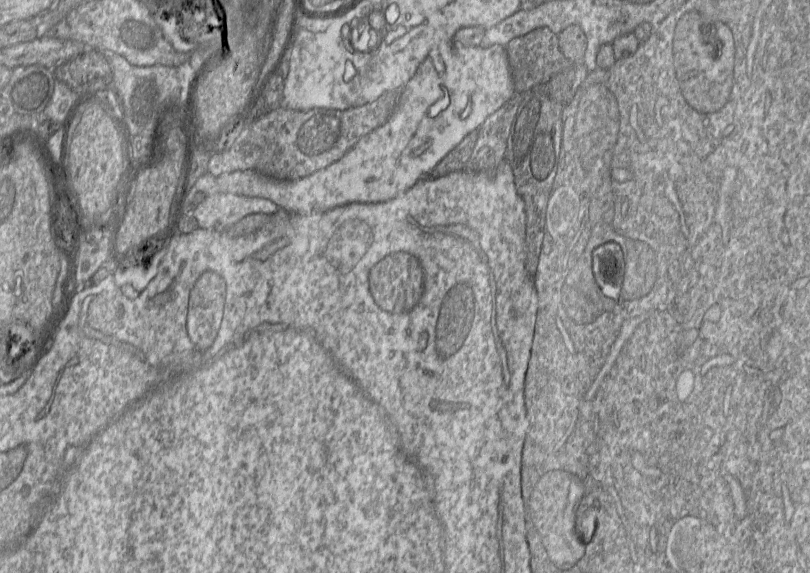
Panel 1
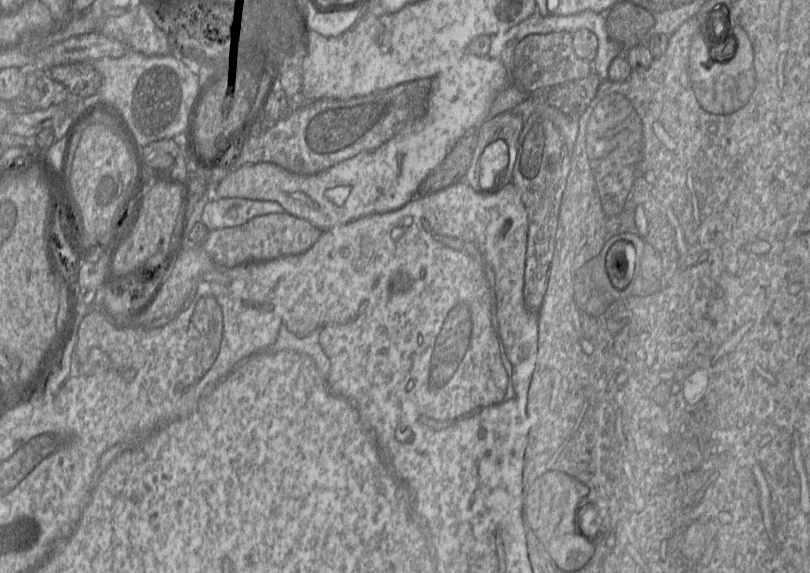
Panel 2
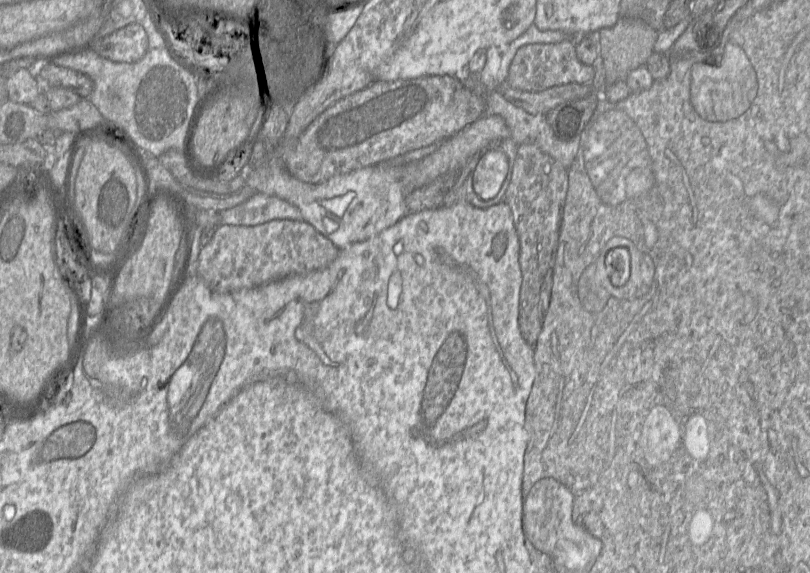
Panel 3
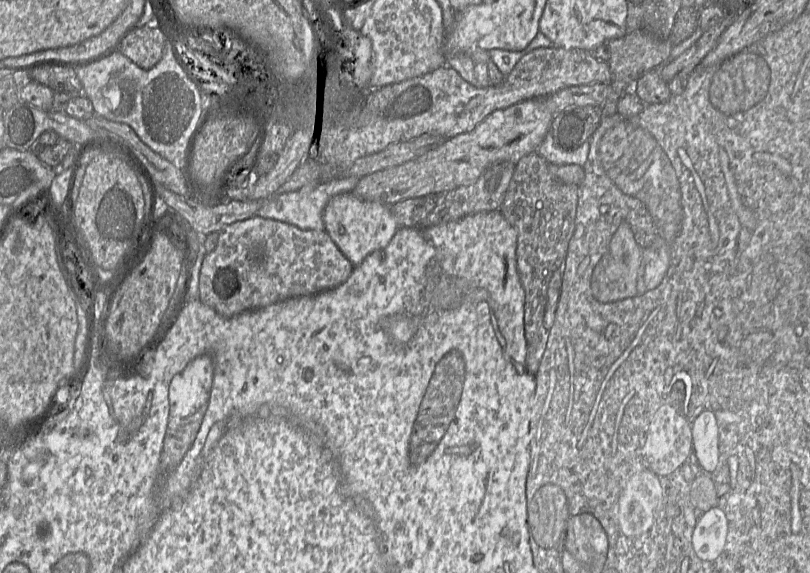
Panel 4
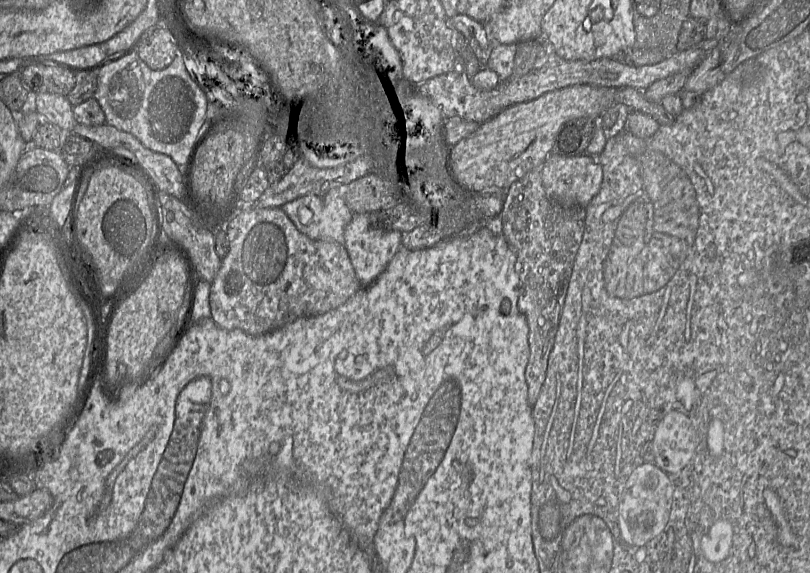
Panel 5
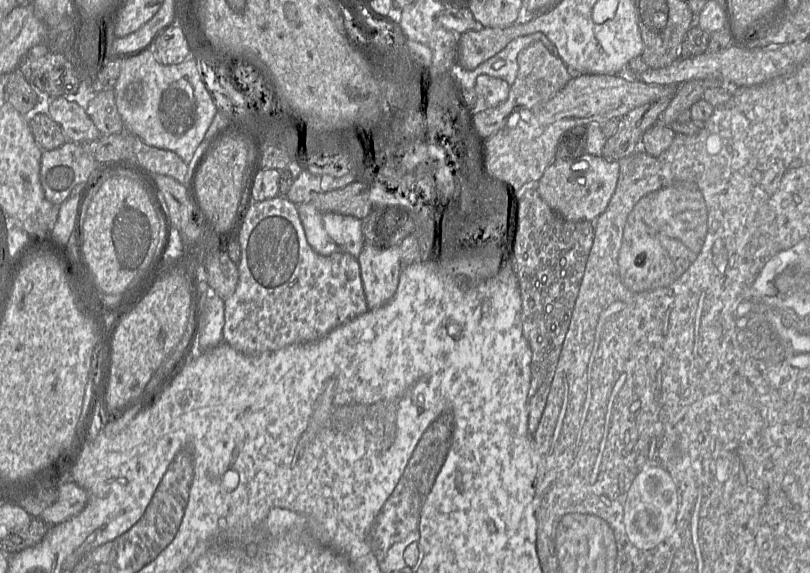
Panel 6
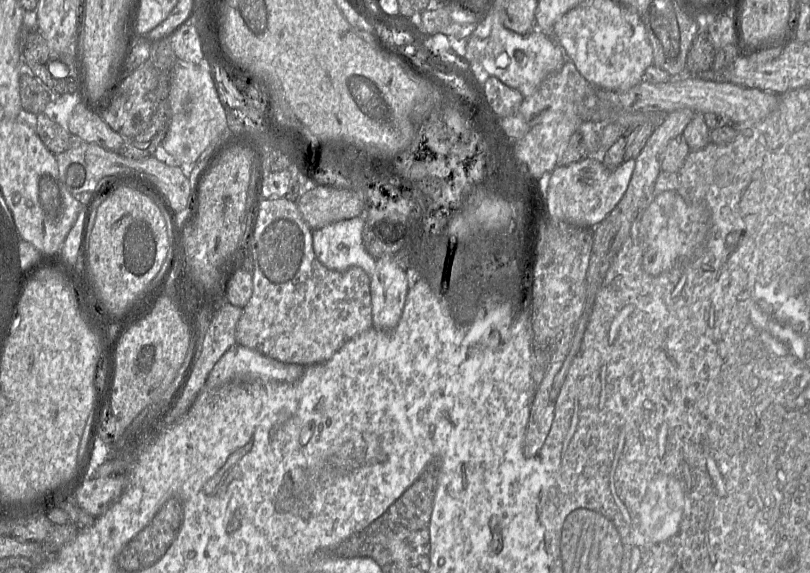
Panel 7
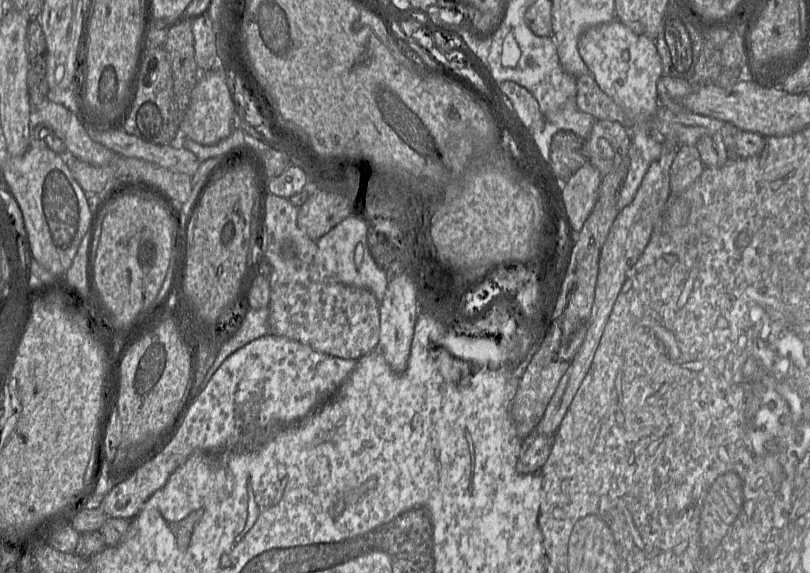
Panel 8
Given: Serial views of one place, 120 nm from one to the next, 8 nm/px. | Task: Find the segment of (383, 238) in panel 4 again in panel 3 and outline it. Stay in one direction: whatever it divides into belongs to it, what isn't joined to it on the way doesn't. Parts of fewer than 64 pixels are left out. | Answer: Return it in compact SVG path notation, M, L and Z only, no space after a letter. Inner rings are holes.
M274 155L266 165L253 167L246 185L296 206L303 220L331 240L338 249L374 237L408 213L403 186L404 166L401 164L380 163L312 184L298 180L278 162L278 157Z

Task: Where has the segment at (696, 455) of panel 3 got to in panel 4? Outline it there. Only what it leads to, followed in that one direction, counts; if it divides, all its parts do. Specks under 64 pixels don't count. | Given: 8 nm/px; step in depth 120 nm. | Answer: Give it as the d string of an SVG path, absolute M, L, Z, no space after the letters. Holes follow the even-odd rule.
M701 413L691 423L692 448L706 470L714 470L718 461L718 425L713 413Z

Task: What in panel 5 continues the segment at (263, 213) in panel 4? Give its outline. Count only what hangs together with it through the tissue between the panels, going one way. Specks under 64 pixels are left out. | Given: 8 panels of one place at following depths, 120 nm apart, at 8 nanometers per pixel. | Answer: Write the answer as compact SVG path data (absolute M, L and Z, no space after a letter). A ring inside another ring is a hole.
M344 186L332 188L323 195L307 194L281 209L307 237L340 244L344 244L344 230L354 215L344 200Z

